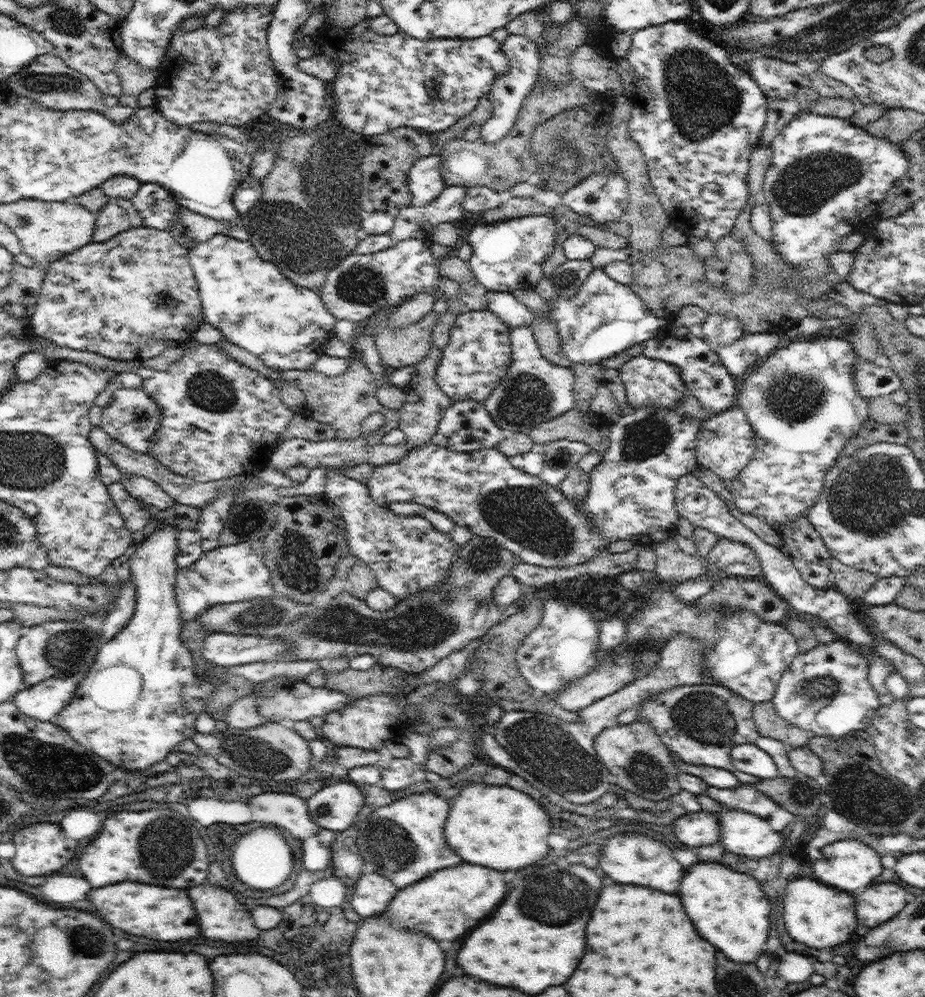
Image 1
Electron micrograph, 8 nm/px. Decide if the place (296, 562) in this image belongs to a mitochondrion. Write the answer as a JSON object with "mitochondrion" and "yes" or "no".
{"mitochondrion":"yes"}

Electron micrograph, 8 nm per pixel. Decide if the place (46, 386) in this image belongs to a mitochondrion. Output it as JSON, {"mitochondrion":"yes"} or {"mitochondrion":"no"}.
{"mitochondrion":"no"}

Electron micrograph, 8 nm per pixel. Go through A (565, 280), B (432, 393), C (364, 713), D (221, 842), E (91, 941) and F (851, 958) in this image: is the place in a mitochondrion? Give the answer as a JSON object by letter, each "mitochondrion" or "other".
{"A":"mitochondrion","B":"other","C":"other","D":"other","E":"mitochondrion","F":"other"}

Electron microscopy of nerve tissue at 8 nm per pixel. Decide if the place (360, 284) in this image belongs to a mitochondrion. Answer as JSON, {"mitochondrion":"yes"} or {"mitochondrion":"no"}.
{"mitochondrion":"yes"}

